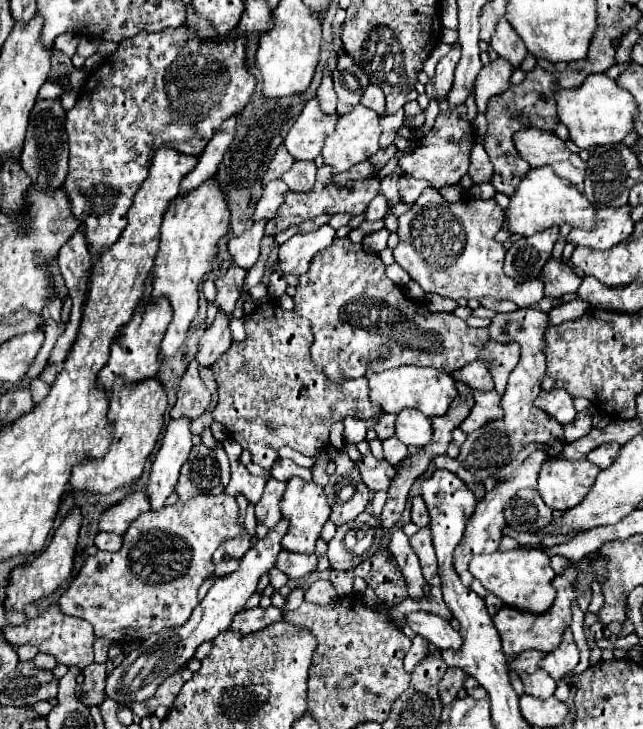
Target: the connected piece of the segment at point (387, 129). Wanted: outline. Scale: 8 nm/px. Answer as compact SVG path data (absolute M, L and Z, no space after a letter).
M399 110L395 114L389 114L389 116L381 116L379 124L383 128L383 134L381 134L379 144L381 146L391 146L393 140L397 138L397 130L403 126L403 110Z

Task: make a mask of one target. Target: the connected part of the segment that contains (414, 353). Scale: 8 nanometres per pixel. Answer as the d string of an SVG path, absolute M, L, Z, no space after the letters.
M335 238L329 248L315 254L311 268L299 276L295 312L311 322L315 342L311 356L333 382L361 378L369 370L385 372L405 364L435 366L455 372L477 360L479 348L489 340L487 328L471 328L455 314L431 314L427 306L409 300L385 276L385 264L375 254L363 252L349 238Z

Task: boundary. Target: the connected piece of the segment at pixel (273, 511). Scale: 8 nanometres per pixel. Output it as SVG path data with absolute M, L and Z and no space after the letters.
M269 478L261 500L255 504L255 518L257 518L257 522L267 526L269 530L275 528L277 522L281 520L279 502L283 498L283 492L285 492L285 484L275 480L275 478Z

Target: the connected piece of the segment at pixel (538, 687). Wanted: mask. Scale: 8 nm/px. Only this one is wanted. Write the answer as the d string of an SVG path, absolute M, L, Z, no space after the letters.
M537 670L533 674L523 674L521 682L525 684L525 694L537 696L541 700L553 696L553 692L557 688L557 682L547 672L543 672L543 670Z

